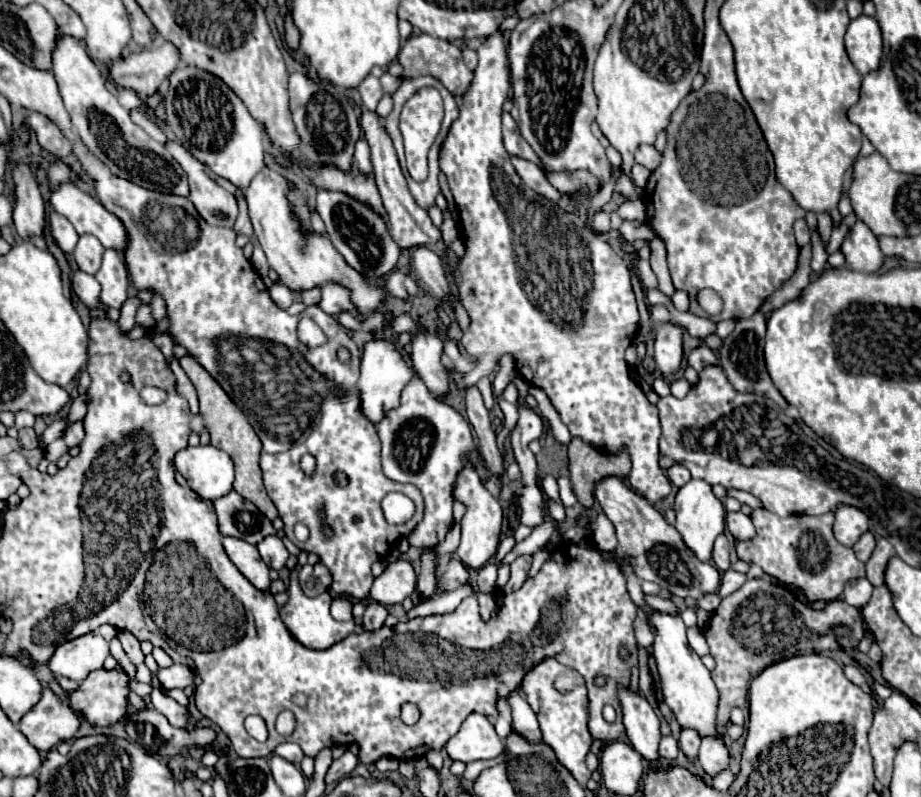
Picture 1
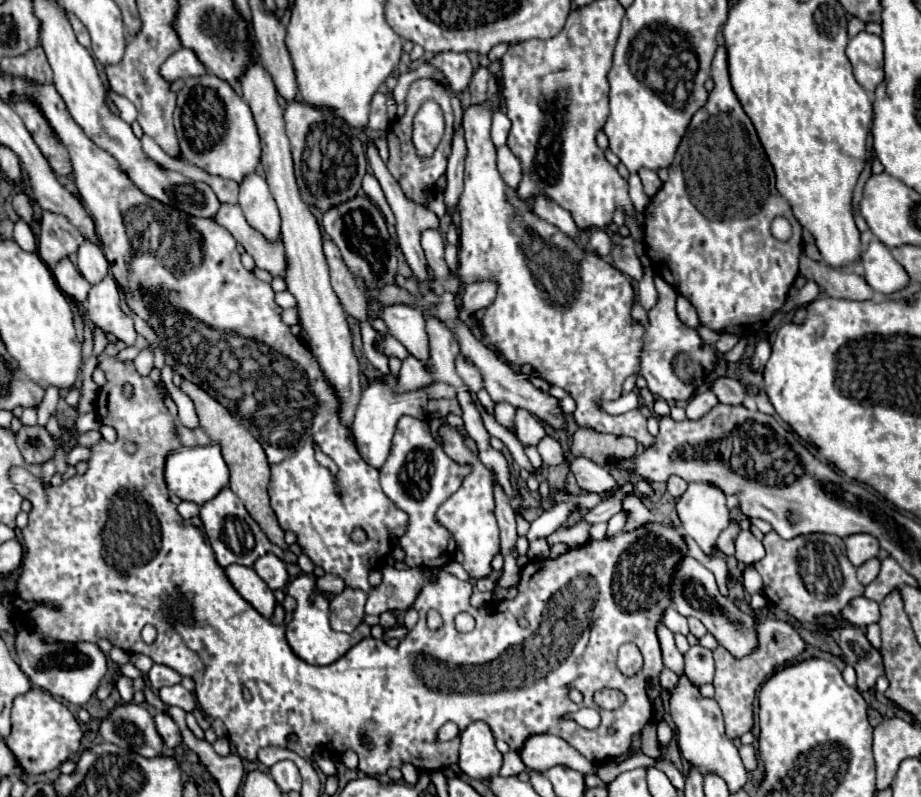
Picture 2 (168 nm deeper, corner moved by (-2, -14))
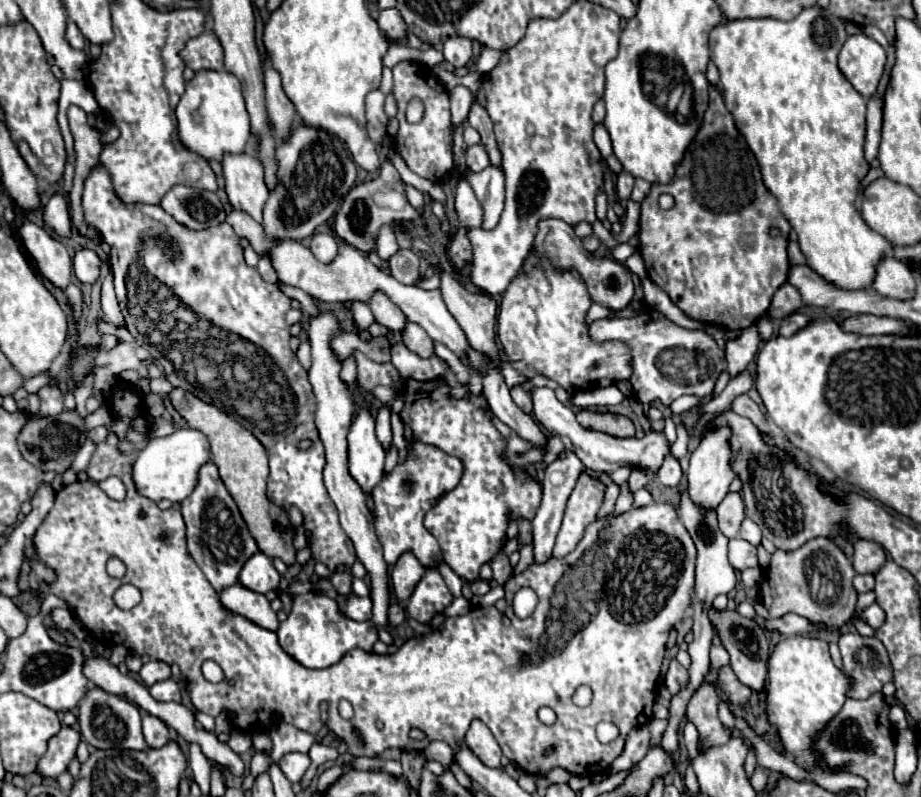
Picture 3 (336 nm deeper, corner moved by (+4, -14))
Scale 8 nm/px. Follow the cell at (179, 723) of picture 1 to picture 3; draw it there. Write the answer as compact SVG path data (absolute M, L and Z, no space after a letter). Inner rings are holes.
M144 714L142 716L142 732L144 732L144 738L146 738L146 744L150 748L162 748L170 738L170 730L168 726L158 720L156 716L150 716L150 714Z

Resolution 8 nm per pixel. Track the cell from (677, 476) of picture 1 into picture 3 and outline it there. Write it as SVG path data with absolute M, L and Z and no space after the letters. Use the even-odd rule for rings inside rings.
M666 456L666 460L662 462L660 470L658 470L658 482L662 486L678 486L680 478L682 478L682 470L680 470L680 462L672 456Z

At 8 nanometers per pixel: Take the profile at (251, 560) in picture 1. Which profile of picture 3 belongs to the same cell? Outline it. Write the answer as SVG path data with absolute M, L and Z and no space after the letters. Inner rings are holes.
M234 584L220 594L220 602L228 612L234 612L250 620L260 628L266 628L272 632L278 630L276 612L270 608L270 602L266 600L264 594L256 594L240 584Z

